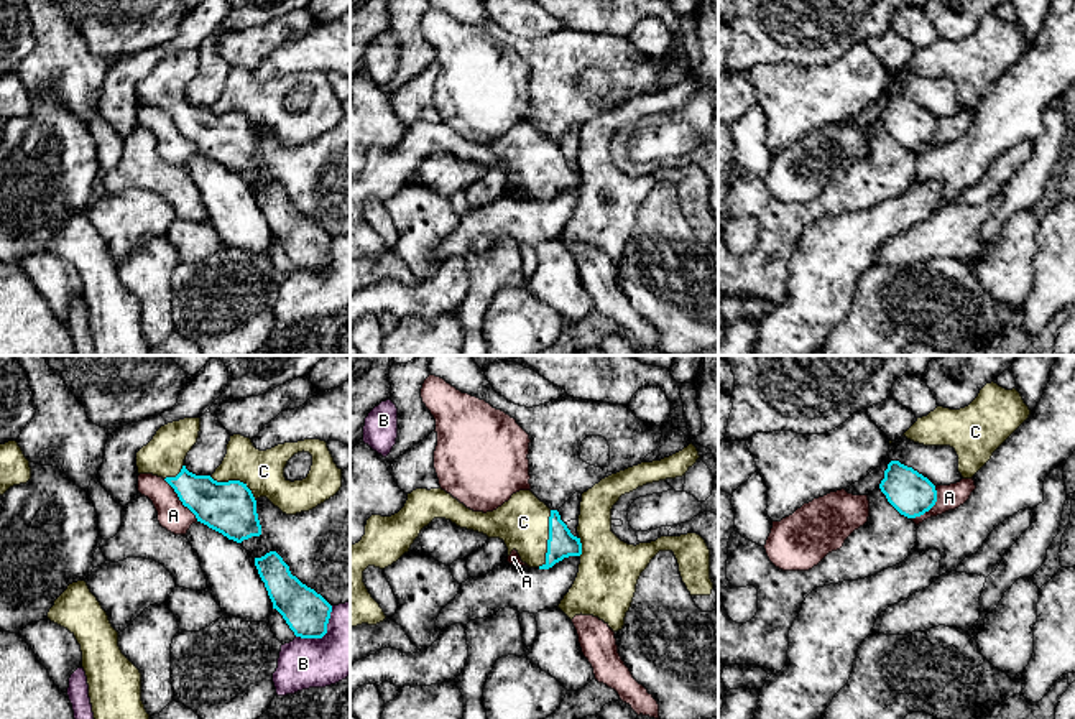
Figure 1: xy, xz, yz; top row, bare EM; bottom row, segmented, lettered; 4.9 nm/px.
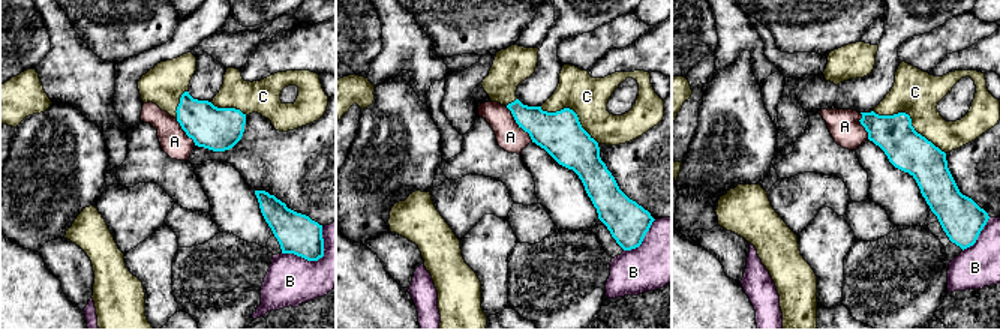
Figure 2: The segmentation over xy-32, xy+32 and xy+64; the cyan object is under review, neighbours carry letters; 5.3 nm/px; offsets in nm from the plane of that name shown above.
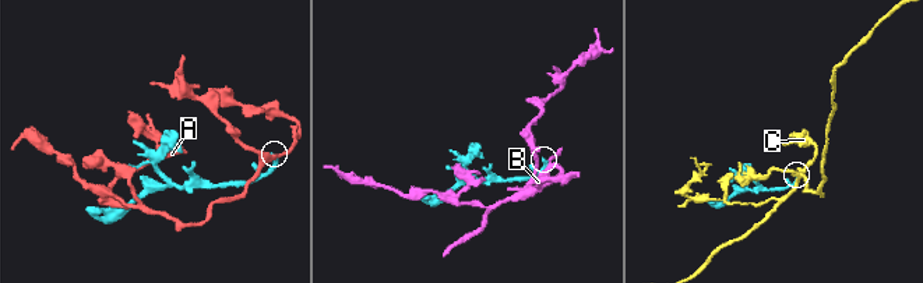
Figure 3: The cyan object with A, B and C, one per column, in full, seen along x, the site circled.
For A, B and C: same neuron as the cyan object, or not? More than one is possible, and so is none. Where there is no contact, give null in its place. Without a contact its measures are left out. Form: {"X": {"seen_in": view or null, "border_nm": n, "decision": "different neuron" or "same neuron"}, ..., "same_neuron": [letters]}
{"A": {"seen_in": "xy", "border_nm": 260, "decision": "different neuron"}, "B": {"seen_in": "xy", "border_nm": 240, "decision": "different neuron"}, "C": {"seen_in": "xz", "border_nm": 280, "decision": "same neuron"}, "same_neuron": ["C"]}

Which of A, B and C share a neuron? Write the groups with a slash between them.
A / B / C

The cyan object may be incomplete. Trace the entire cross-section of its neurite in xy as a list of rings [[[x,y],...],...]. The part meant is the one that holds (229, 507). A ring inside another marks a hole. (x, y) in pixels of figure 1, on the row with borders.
[[[184,418],[161,426],[153,439],[136,452],[138,474],[163,477],[174,489],[182,505],[196,515],[197,522],[237,543],[261,535],[256,513],[260,497],[266,497],[283,513],[296,515],[324,503],[342,487],[342,469],[334,462],[327,443],[321,439],[284,443],[260,451],[250,438],[233,434],[215,472],[212,475],[196,475],[186,469],[184,459],[197,443],[199,431],[201,418]],[[302,451],[312,456],[311,471],[306,479],[291,482],[284,477],[284,467],[294,454]]]

